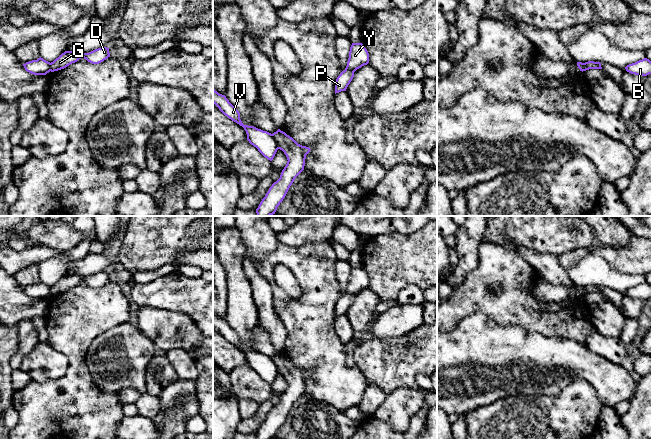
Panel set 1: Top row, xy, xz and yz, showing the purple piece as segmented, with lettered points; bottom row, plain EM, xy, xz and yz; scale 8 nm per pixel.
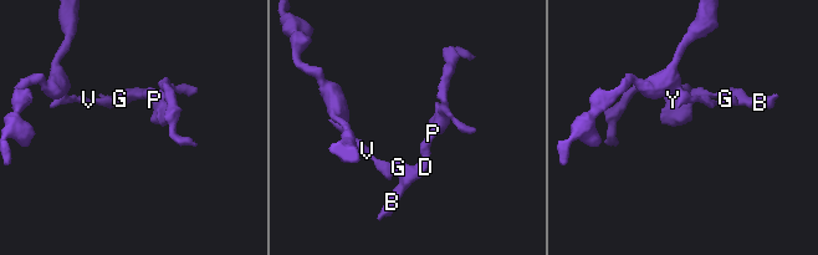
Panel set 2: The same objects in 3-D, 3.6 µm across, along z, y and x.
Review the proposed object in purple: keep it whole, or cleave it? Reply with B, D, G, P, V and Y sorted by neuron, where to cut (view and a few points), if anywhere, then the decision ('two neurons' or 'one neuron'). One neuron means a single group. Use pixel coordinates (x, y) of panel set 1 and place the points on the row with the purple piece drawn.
B D G P Y / V; cut in xz along (272, 134), (279, 148); two neurons

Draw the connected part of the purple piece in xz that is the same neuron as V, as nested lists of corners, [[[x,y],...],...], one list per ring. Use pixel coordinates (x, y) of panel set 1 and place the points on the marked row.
[[[214,88],[213,103],[225,116],[244,128],[247,134],[247,140],[251,145],[256,147],[265,158],[270,161],[273,160],[279,149],[273,134],[254,126],[244,125],[240,119],[239,111],[229,102],[225,95],[219,94]]]

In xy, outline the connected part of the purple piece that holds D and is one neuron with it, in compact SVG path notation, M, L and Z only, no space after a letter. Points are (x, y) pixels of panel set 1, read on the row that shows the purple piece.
M102 47L95 49L89 53L80 51L65 51L53 62L50 63L50 71L58 71L66 68L72 63L77 62L79 59L84 58L92 64L99 64L110 57L109 48Z

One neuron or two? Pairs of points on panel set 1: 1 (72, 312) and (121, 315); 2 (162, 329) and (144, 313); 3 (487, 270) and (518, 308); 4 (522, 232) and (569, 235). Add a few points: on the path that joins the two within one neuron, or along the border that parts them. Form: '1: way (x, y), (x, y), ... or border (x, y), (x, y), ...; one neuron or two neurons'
1: way (84, 312), (109, 312); one neuron
2: way (158, 325), (148, 317); one neuron
3: way (498, 275), (516, 293), (516, 297); one neuron
4: way (534, 232), (557, 233); one neuron

